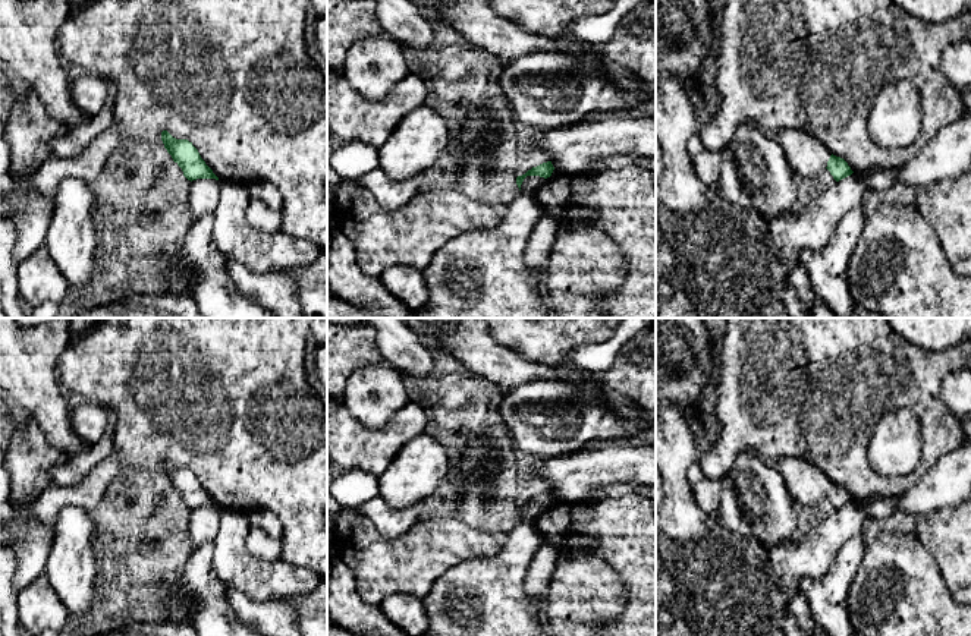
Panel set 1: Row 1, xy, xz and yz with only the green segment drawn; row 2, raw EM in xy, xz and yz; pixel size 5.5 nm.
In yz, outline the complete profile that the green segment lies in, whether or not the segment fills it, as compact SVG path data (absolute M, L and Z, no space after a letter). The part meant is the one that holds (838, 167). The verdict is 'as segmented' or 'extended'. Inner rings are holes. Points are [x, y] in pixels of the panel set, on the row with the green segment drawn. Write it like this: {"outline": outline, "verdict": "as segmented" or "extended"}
{"outline": "M833 154L829 158L826 169L830 171L830 174L833 176L833 179L836 182L839 182L854 173L843 158L836 157Z", "verdict": "as segmented"}

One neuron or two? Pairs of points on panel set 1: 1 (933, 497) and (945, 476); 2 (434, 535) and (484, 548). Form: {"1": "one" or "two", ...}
{"1": "one", "2": "one"}

